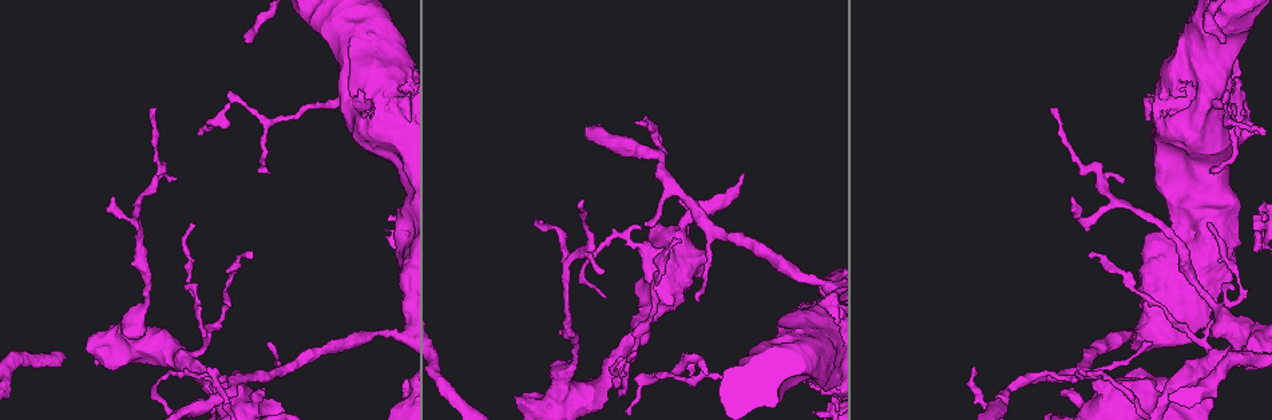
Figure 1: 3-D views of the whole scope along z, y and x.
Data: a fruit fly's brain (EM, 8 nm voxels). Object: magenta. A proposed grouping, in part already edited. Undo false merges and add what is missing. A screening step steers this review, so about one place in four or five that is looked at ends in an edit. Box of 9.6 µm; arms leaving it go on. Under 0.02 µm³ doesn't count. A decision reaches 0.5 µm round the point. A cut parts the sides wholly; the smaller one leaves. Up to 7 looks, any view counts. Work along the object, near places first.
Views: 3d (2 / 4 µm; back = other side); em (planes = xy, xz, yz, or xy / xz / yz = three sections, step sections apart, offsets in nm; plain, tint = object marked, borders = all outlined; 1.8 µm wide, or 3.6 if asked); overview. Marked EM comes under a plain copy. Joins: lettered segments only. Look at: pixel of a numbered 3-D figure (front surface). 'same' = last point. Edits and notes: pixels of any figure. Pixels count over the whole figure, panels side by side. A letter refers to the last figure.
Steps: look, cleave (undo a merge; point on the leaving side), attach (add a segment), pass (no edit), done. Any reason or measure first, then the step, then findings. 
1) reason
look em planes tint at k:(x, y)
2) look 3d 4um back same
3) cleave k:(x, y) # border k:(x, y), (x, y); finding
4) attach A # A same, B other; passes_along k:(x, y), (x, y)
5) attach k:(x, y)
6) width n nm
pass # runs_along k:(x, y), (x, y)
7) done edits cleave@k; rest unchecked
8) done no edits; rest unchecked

touches itself
look em 3.6um yz step 8 tint at 1:(807, 305)

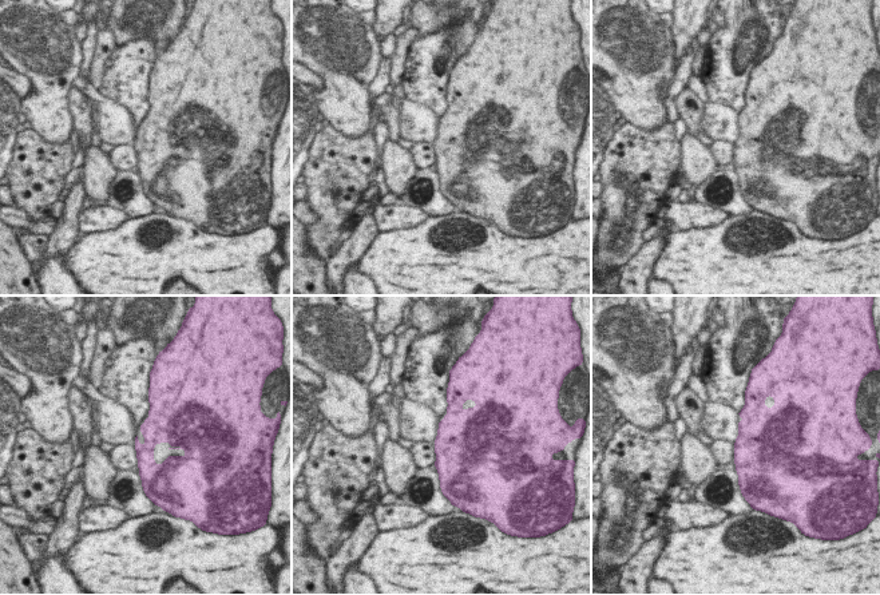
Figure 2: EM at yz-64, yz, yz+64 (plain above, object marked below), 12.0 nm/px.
cut it another way
look em 3.6um planes borders same

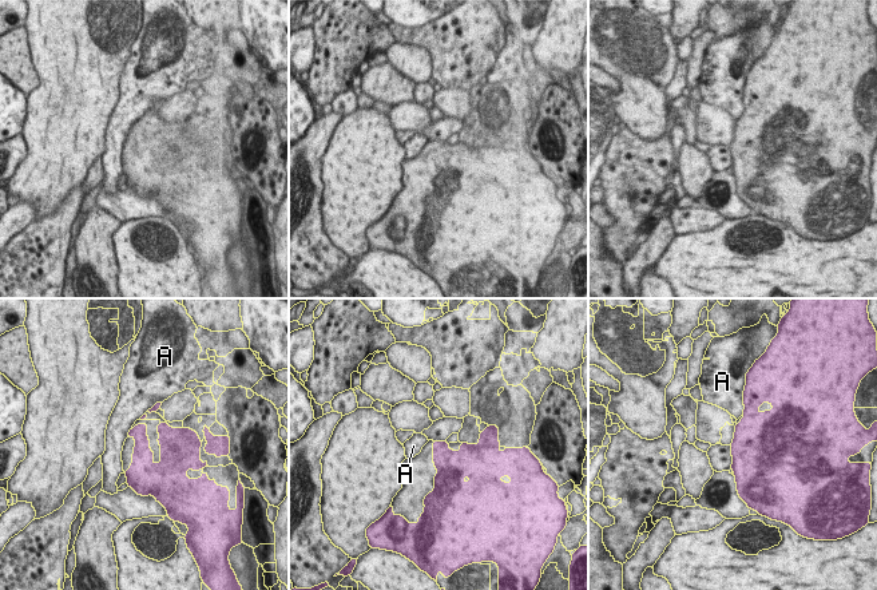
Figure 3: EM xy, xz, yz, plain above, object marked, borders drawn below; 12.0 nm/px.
width 300 nm
pass # A other; border 3:(154, 404), (139, 418); all the same cell

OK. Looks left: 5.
look em 3.6um planes tint at 1:(827, 283)

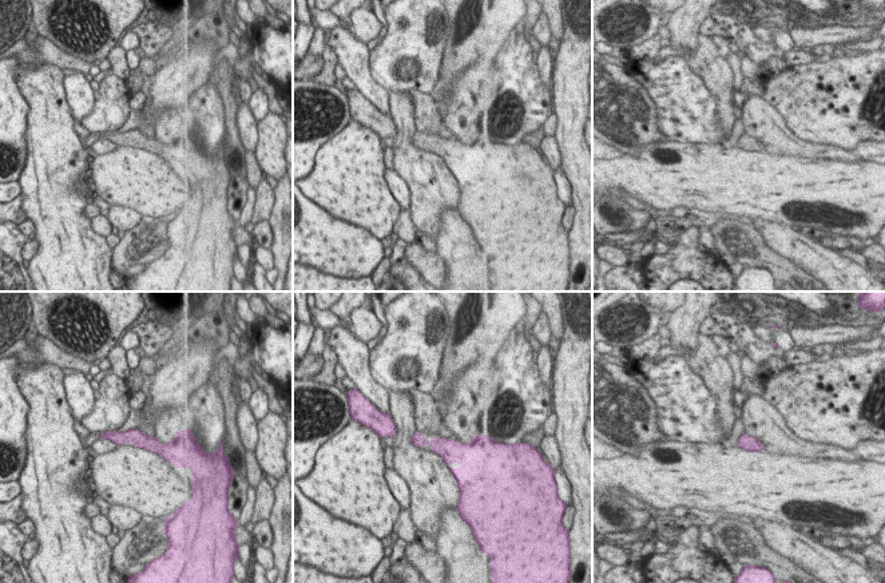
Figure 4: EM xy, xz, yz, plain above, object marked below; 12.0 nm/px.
look em 3.6um planes borders same

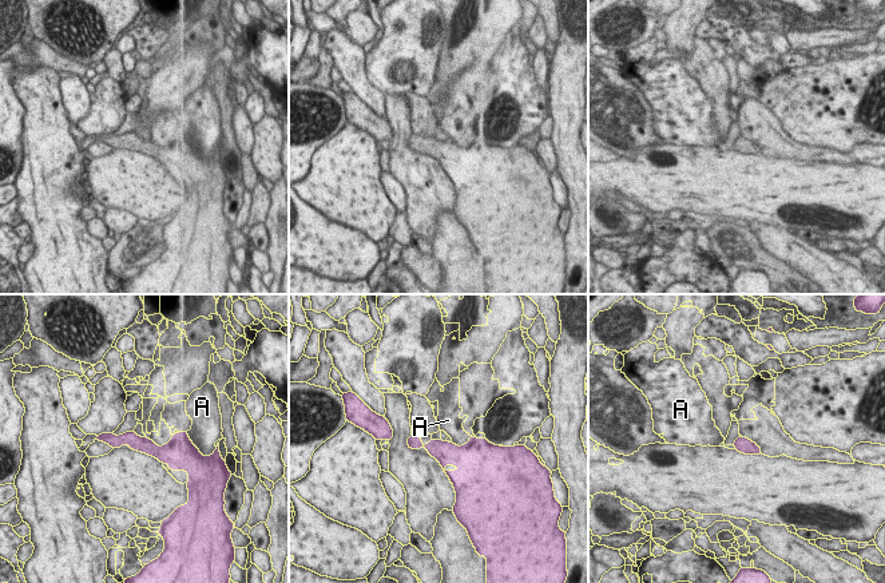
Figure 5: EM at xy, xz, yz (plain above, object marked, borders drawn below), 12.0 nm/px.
longest_contact A 340 nm
pass # A other; runs_along 5:(102, 437), (154, 451), (178, 443); all the same cell

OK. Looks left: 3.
sharp bend
look em planes borders at 1:(635, 243)

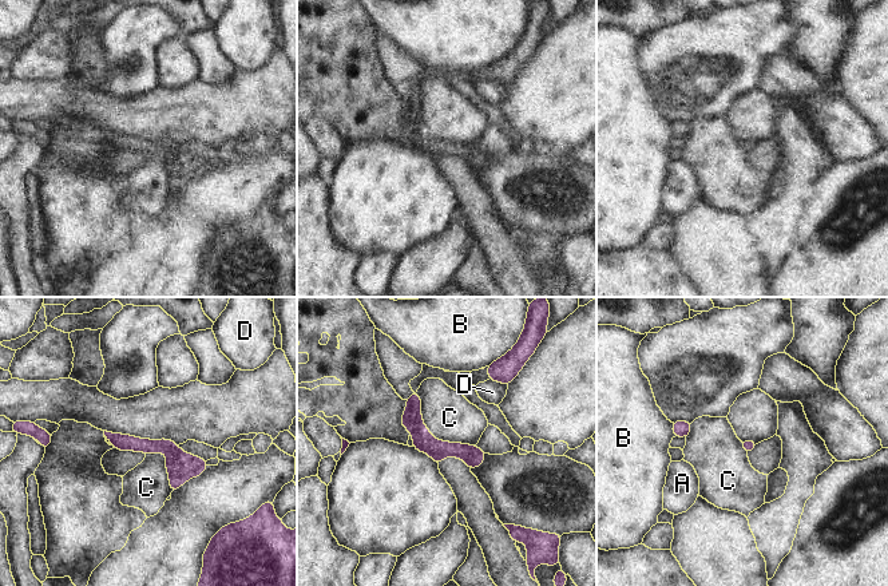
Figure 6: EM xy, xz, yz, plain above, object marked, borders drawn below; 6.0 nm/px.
longest_contact C 480 nm
cleave 6:(476, 458) # A other, B other, C other, D other; border 6:(478, 450), (466, 460); two cells meet here

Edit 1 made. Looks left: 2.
done edits cleave@6; rest unchecked

